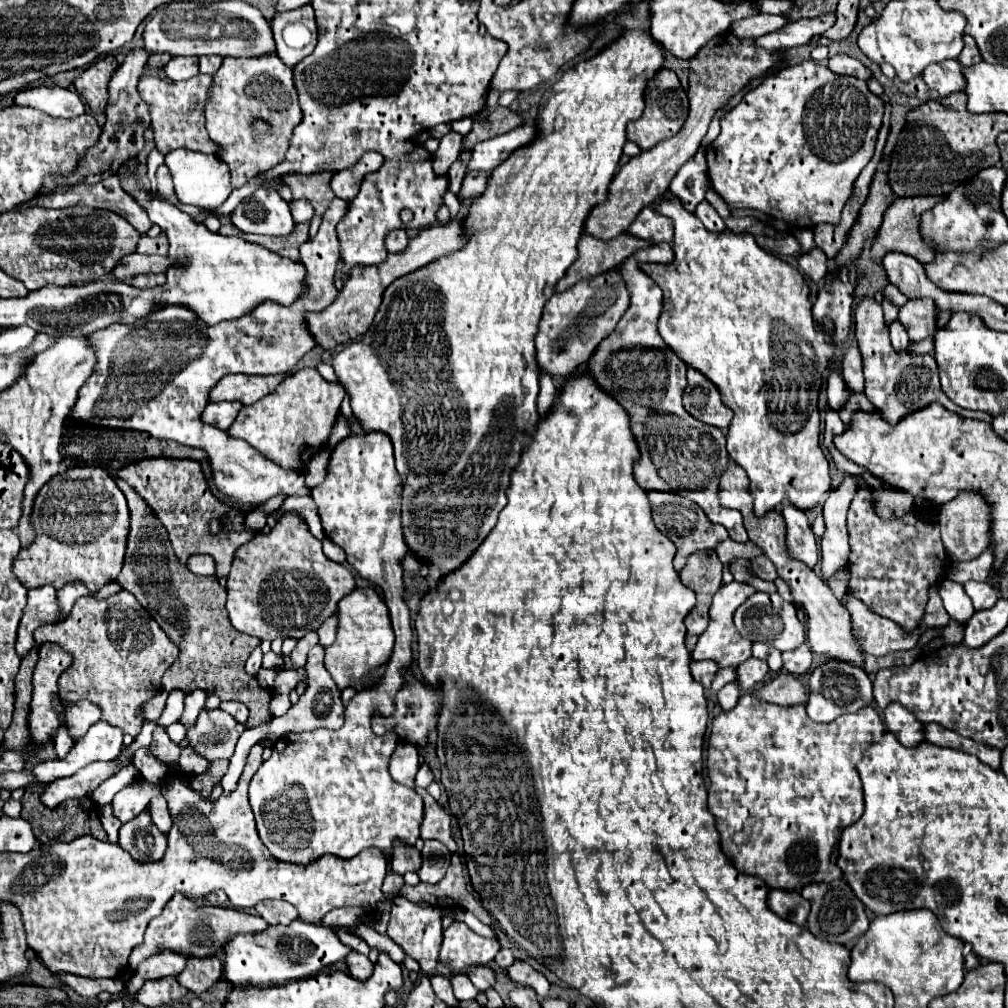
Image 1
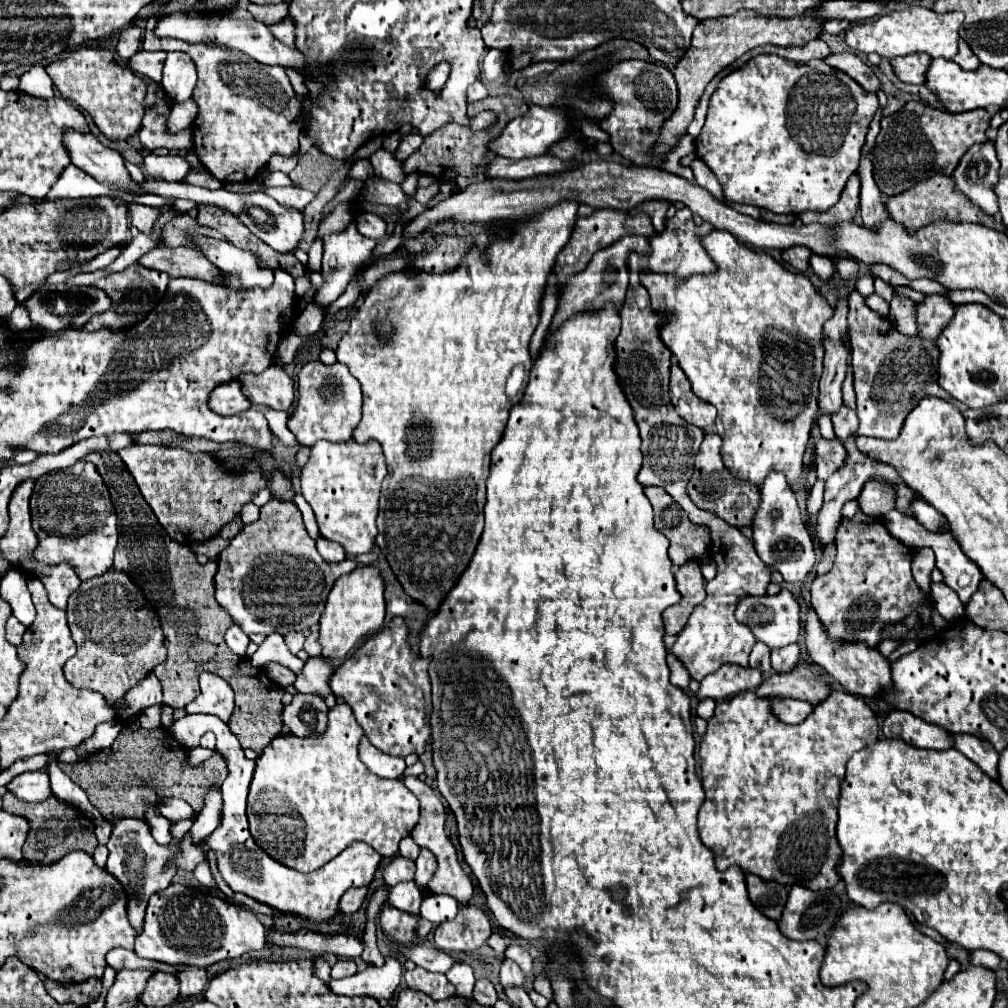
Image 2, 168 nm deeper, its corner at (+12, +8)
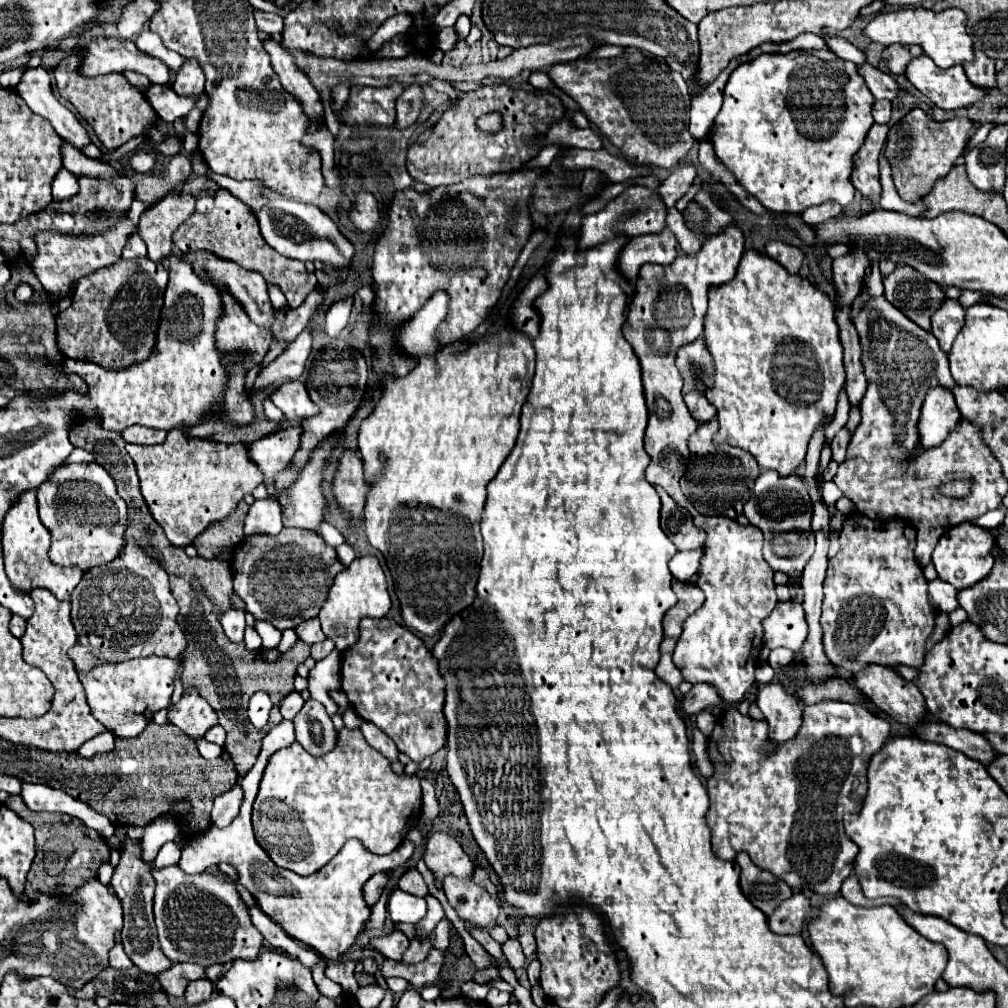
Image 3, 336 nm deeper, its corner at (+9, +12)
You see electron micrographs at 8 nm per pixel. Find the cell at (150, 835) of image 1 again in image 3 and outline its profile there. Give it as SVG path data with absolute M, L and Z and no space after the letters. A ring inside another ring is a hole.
M127 840L125 852L121 854L121 862L113 872L111 888L121 898L121 904L123 904L125 926L121 930L121 940L123 940L123 946L125 946L125 954L131 958L131 962L137 968L141 968L149 974L161 974L173 962L161 952L161 944L159 944L159 938L157 938L157 928L155 928L155 920L153 920L155 882L153 882L153 876L151 876L151 864L145 864L141 860L141 848L135 846L131 840Z

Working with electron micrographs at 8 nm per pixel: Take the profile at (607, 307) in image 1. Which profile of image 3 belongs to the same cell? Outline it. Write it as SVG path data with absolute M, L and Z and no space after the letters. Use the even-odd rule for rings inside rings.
M665 228L659 234L643 234L629 240L619 258L619 268L623 276L635 282L639 268L643 264L661 264L667 266L679 254L679 242L675 234Z

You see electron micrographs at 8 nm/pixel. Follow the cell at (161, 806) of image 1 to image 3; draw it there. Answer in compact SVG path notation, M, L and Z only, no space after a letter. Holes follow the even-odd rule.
M167 842L167 844L163 844L163 848L159 850L159 854L157 854L157 858L155 858L153 864L155 864L155 868L165 868L165 866L177 864L179 858L181 858L181 848L179 848L179 844Z

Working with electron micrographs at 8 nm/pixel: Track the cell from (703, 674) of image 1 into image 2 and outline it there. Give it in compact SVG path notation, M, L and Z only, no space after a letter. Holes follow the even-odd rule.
M669 652L666 657L668 666L670 666L670 682L682 690L688 690L690 678L688 678L688 670L684 668L684 664Z

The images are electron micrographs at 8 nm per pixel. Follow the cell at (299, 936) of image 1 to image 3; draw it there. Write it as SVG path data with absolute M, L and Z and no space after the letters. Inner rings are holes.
M391 932L389 936L383 936L383 938L377 938L373 940L373 946L375 950L381 950L385 958L391 958L391 960L401 960L403 952L407 950L409 946L409 940L401 934L401 932Z

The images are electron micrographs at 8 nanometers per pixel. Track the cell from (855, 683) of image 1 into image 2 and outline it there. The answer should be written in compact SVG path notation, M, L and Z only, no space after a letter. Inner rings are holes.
M770 696L774 702L774 712L778 714L778 718L786 724L800 724L802 720L806 720L814 706L810 702L804 700L792 700L792 698L778 698L778 696Z

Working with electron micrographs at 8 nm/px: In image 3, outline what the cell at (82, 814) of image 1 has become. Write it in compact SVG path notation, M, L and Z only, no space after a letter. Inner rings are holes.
M9 796L5 802L13 812L17 812L21 818L25 818L29 824L35 826L35 838L37 838L37 856L33 860L33 866L27 874L25 884L25 896L27 902L35 902L39 894L53 894L55 898L69 898L77 888L81 888L87 880L97 878L99 866L103 862L109 862L109 846L97 830L89 830L83 822L77 822L75 818L69 818L67 814L33 814L19 796Z

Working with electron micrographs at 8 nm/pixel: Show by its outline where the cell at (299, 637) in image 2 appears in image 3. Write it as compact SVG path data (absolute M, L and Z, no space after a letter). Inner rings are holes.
M309 618L309 620L301 622L301 626L297 626L295 634L307 644L315 644L315 642L325 640L325 634L321 632L321 626L319 626L319 618Z

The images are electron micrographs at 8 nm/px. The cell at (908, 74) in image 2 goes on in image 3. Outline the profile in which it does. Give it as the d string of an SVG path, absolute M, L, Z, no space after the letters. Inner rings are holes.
M893 44L893 46L887 46L883 50L883 62L887 64L887 68L897 76L897 74L903 74L905 72L905 66L909 64L909 58L913 58L913 54L901 46L901 44Z

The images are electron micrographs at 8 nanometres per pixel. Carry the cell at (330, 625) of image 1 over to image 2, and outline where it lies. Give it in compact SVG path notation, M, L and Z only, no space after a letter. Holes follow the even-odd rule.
M314 626L310 630L310 634L306 636L306 642L304 642L304 650L310 654L310 656L318 656L320 654L320 644L318 644L318 626Z

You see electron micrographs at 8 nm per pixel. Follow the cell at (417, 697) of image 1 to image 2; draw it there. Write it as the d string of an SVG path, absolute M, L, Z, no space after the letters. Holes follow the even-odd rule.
M394 618L384 630L364 642L346 662L342 662L330 676L328 686L334 696L342 696L354 710L356 722L362 726L366 738L386 754L408 756L422 754L430 742L430 678L428 660L410 652L406 642L406 624Z

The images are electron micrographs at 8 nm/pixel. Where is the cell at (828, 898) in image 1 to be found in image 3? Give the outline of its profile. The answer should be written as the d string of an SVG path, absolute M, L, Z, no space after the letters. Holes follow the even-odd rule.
M795 892L789 900L781 902L777 910L767 918L769 930L775 934L799 934L803 928L803 920L811 914L811 900Z

